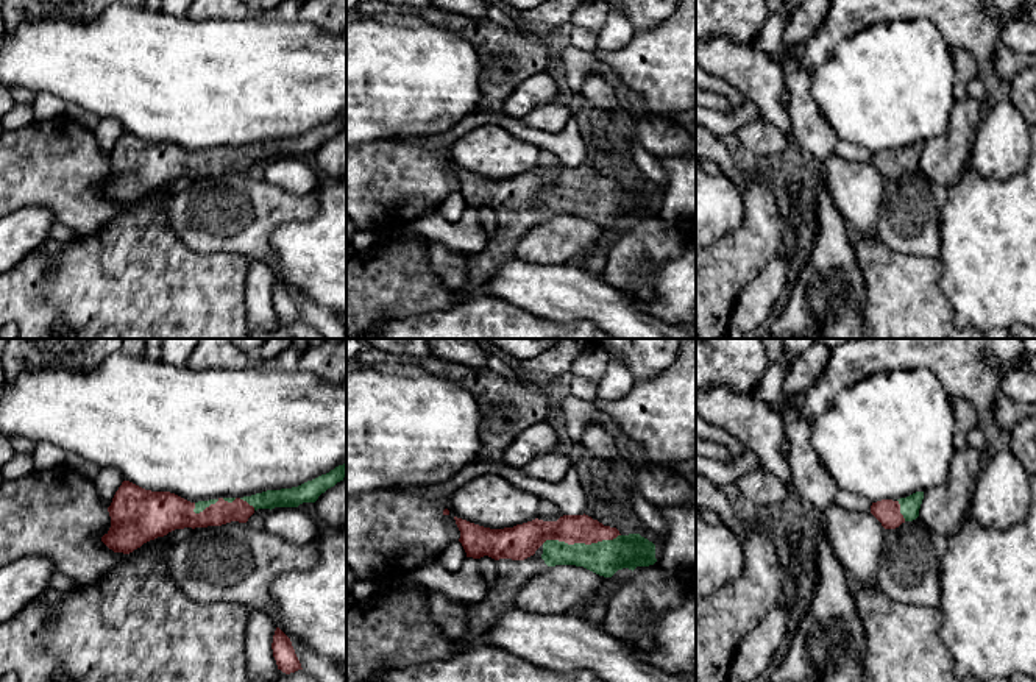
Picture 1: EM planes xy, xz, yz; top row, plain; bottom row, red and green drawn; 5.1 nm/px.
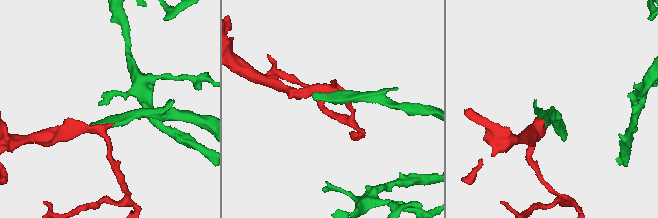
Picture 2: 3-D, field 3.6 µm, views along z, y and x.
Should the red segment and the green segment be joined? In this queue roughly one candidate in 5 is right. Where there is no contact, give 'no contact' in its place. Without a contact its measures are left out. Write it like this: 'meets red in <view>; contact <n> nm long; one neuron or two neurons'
meets red in xz; contact 420 nm long; one neuron

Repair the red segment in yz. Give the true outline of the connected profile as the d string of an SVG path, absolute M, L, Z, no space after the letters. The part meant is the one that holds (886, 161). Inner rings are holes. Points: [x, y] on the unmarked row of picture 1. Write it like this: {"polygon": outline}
{"polygon": "M916 142L897 151L882 150L872 153L871 164L882 173L885 179L896 179L905 172L913 172L919 167L919 159L924 150L924 142Z"}

